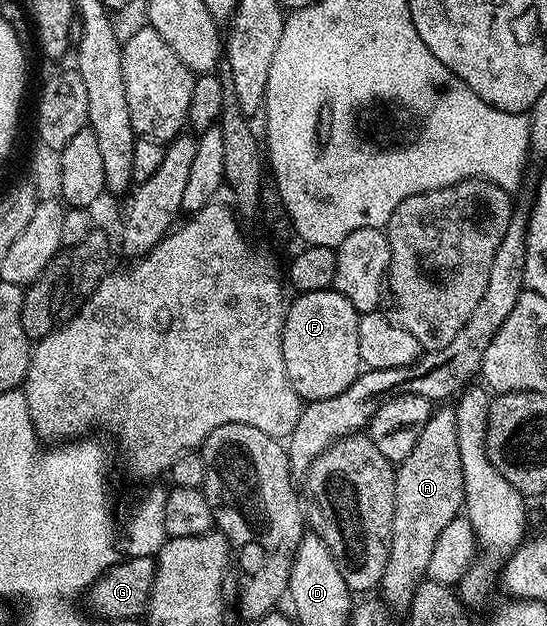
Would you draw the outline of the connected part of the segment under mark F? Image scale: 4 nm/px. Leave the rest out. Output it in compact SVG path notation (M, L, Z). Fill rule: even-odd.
M335 290L327 292L302 292L296 297L297 301L288 305L283 326L283 362L287 366L287 378L299 394L302 401L335 398L351 386L363 371L359 358L359 314L343 294Z

